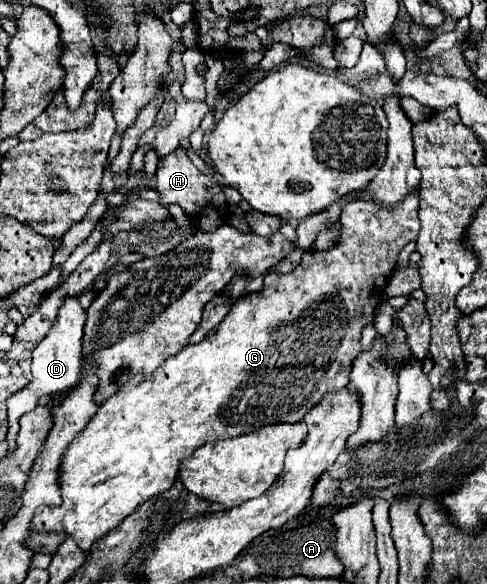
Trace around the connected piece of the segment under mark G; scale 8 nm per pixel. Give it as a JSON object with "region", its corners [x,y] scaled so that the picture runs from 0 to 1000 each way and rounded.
{"region":[[[844,329],[819,353],[807,356],[786,356],[770,346],[745,346],[745,342],[725,342],[717,346],[717,353],[704,356],[700,363],[700,404],[696,414],[671,428],[671,432],[655,432],[655,428],[630,428],[614,449],[610,459],[602,459],[593,469],[569,469],[569,466],[552,466],[544,473],[544,486],[532,500],[524,503],[507,503],[499,510],[491,510],[478,527],[470,531],[470,538],[458,545],[458,551],[450,555],[446,568],[433,579],[417,579],[409,589],[392,589],[380,592],[372,603],[363,603],[359,610],[347,610],[306,647],[281,644],[273,647],[273,654],[257,658],[236,678],[228,678],[224,685],[216,685],[203,702],[195,705],[195,712],[183,719],[183,726],[150,750],[150,757],[138,764],[125,795],[121,795],[121,832],[125,832],[125,866],[80,866],[72,873],[72,884],[64,890],[64,908],[68,911],[117,911],[117,914],[138,914],[146,918],[158,935],[170,945],[183,945],[187,932],[195,925],[203,925],[207,918],[216,918],[224,908],[240,904],[244,894],[253,894],[269,877],[277,877],[277,870],[285,863],[294,863],[298,856],[347,839],[368,812],[372,791],[380,784],[388,784],[388,777],[396,777],[405,767],[413,767],[425,757],[441,757],[441,753],[458,753],[458,750],[483,750],[495,743],[511,743],[528,733],[552,729],[552,726],[606,726],[618,723],[622,712],[647,699],[667,675],[676,671],[696,671],[700,664],[713,661],[717,654],[717,627],[725,620],[725,613],[733,613],[733,606],[741,603],[741,565],[754,555],[766,555],[766,538],[774,521],[786,510],[786,486],[799,479],[799,473],[807,469],[811,449],[815,449],[815,435],[819,428],[844,414],[856,411],[860,401],[860,336],[856,329]]]}

